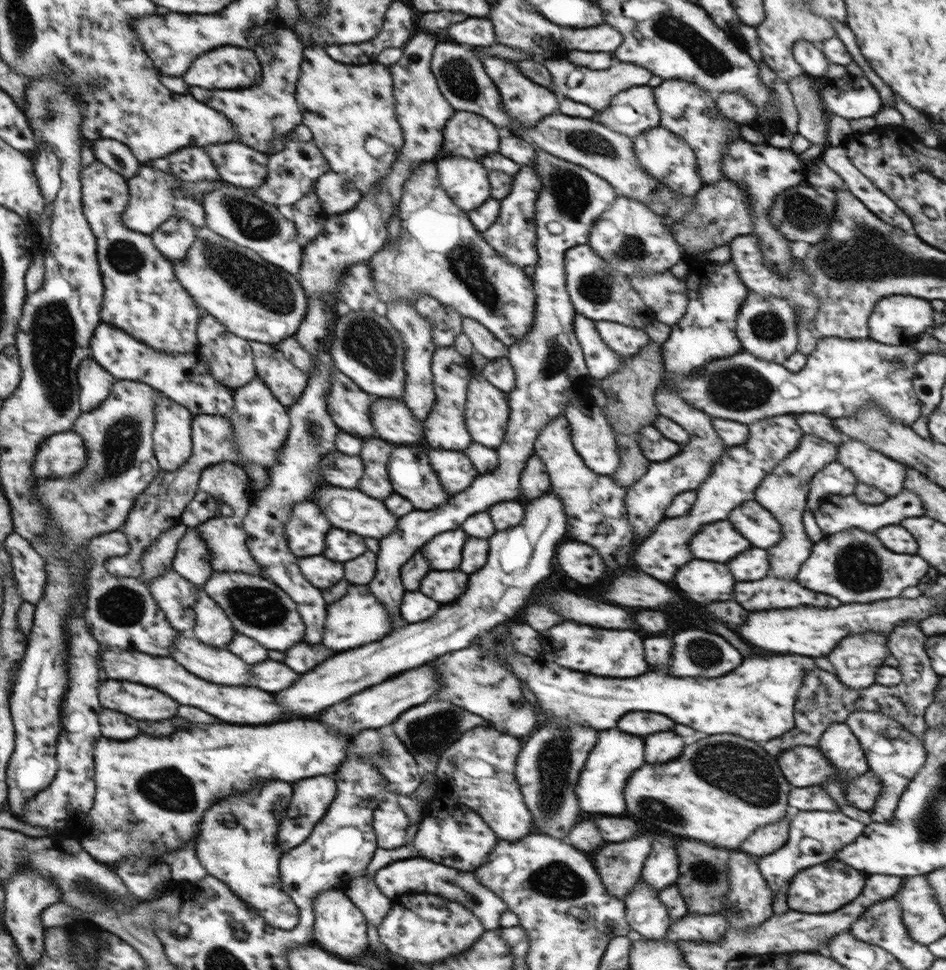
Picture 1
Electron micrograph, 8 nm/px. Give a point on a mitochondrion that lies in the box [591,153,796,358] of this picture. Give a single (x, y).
(767, 326)

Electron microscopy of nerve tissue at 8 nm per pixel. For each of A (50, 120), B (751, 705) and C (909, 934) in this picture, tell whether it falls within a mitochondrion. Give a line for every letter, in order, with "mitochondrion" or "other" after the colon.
A: mitochondrion
B: other
C: other

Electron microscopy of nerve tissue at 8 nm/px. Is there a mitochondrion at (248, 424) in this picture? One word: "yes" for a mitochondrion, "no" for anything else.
yes

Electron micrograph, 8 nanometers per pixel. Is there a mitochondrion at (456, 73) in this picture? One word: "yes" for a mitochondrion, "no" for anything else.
yes

